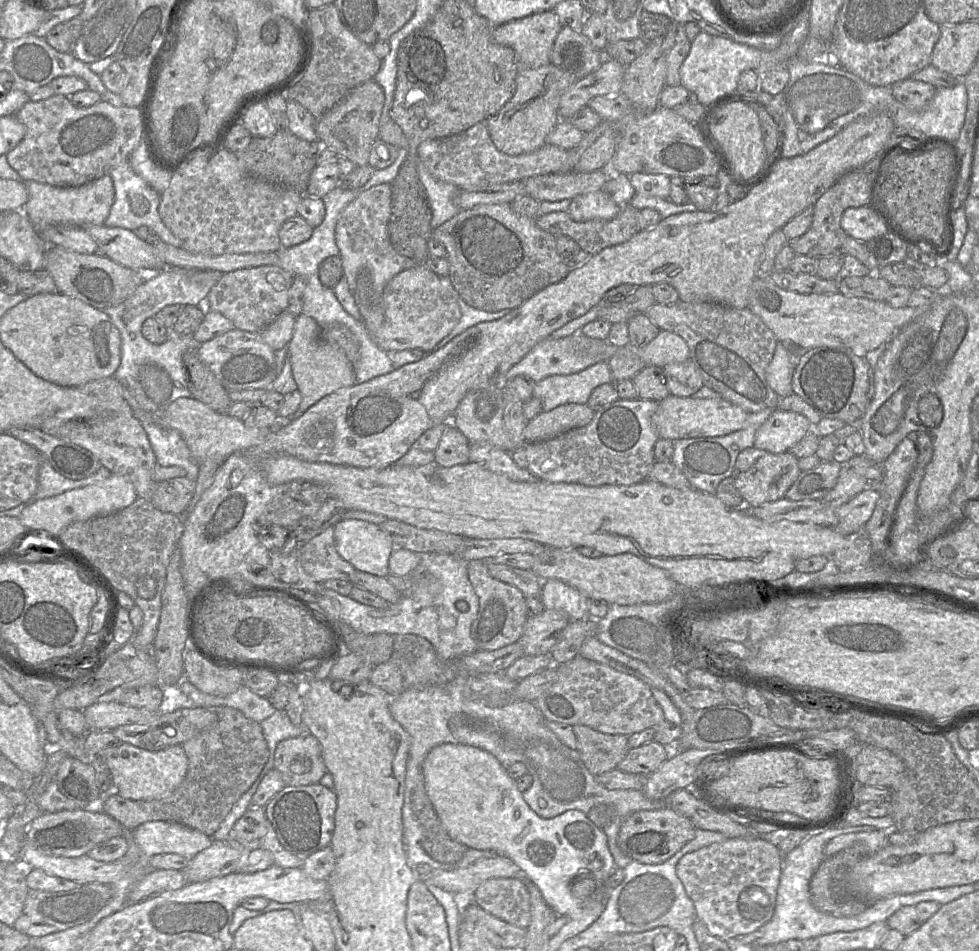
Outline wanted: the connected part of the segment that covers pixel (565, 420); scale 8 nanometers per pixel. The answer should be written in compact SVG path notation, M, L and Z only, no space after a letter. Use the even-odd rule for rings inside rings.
M568 403L547 412L541 411L527 422L523 438L525 443L553 438L569 430L587 425L594 414L595 410L590 408L587 403Z

